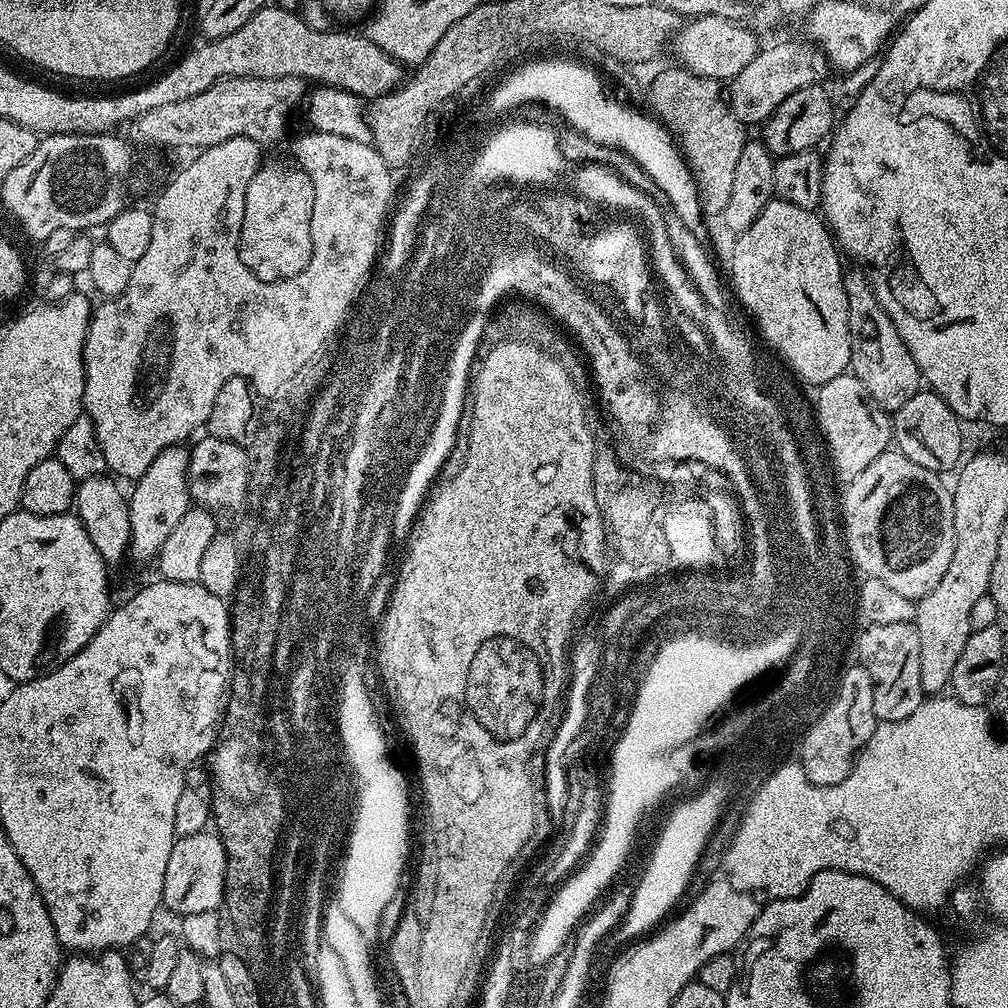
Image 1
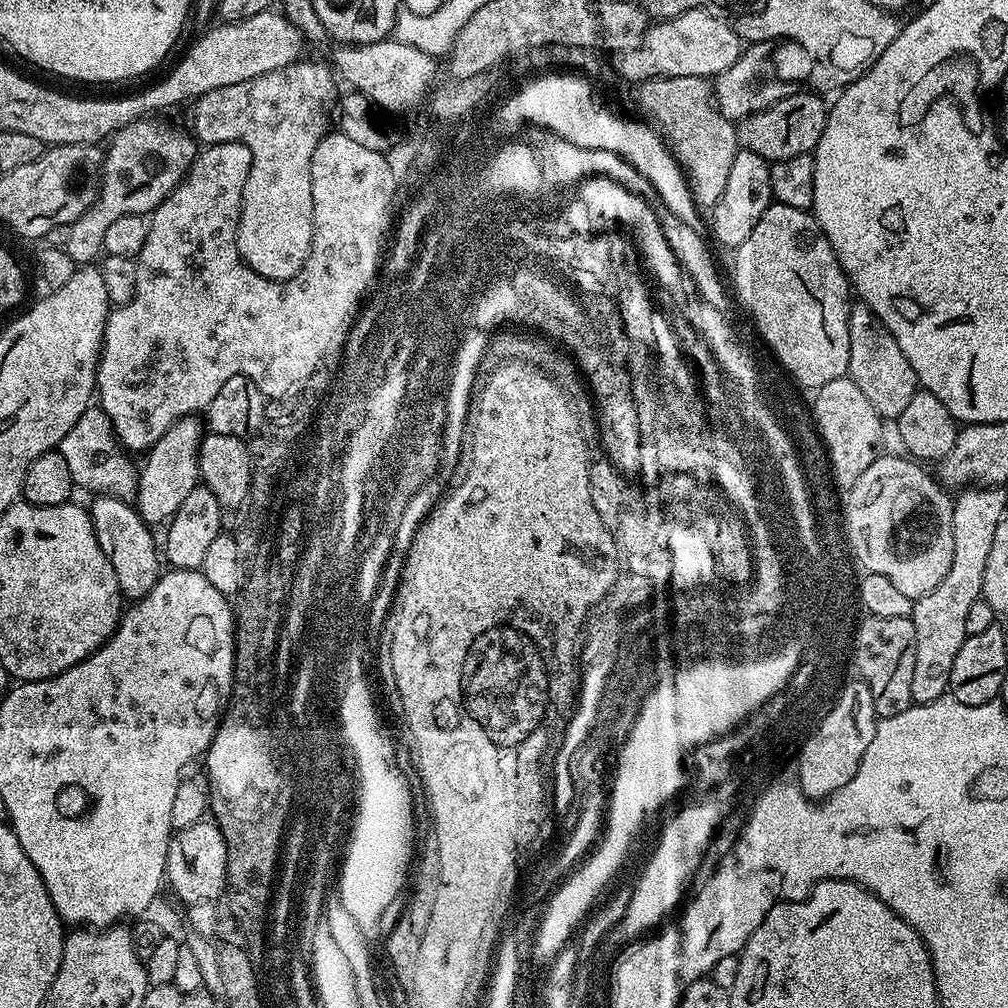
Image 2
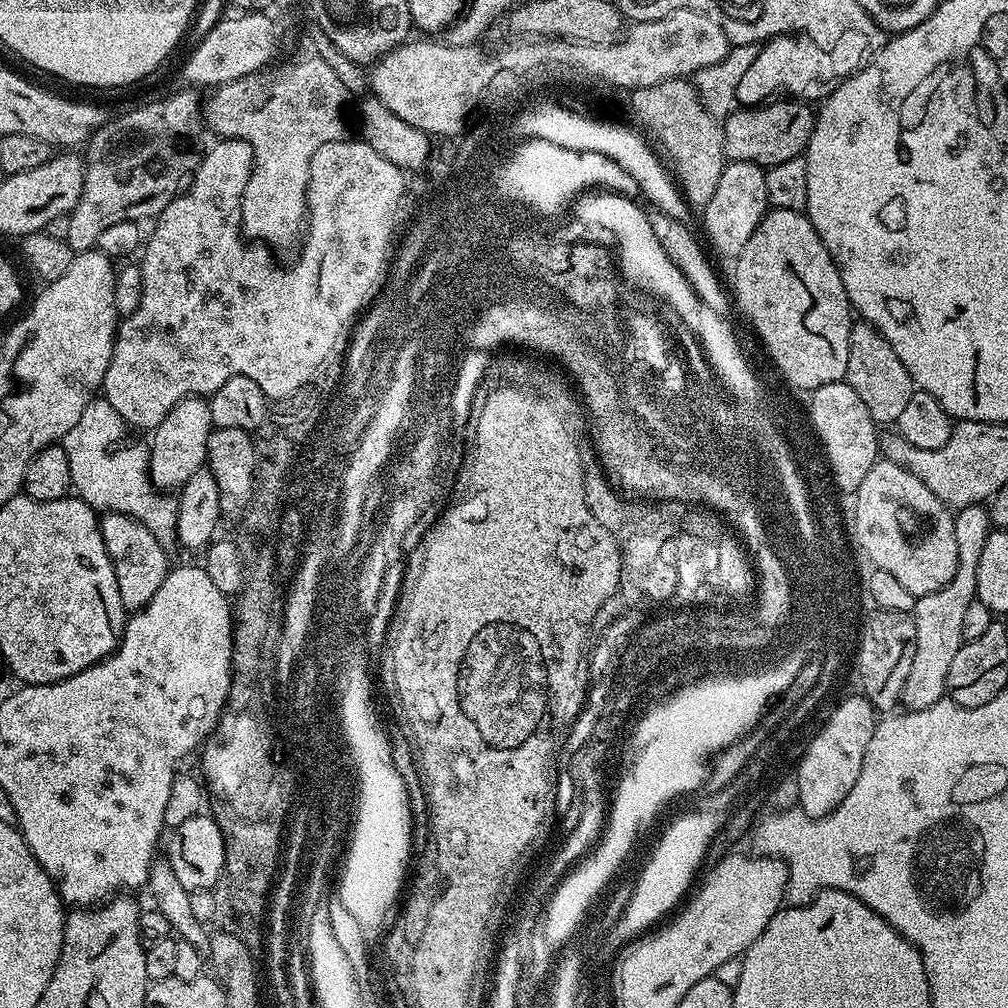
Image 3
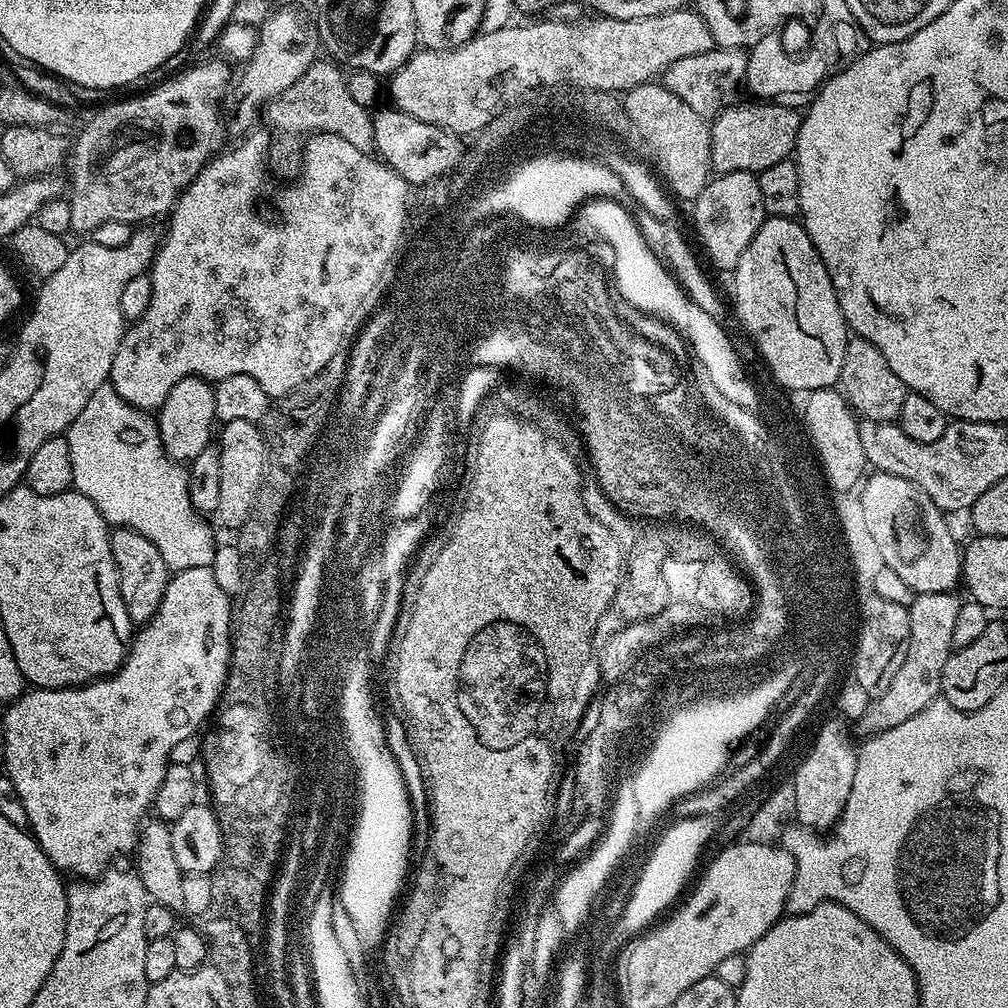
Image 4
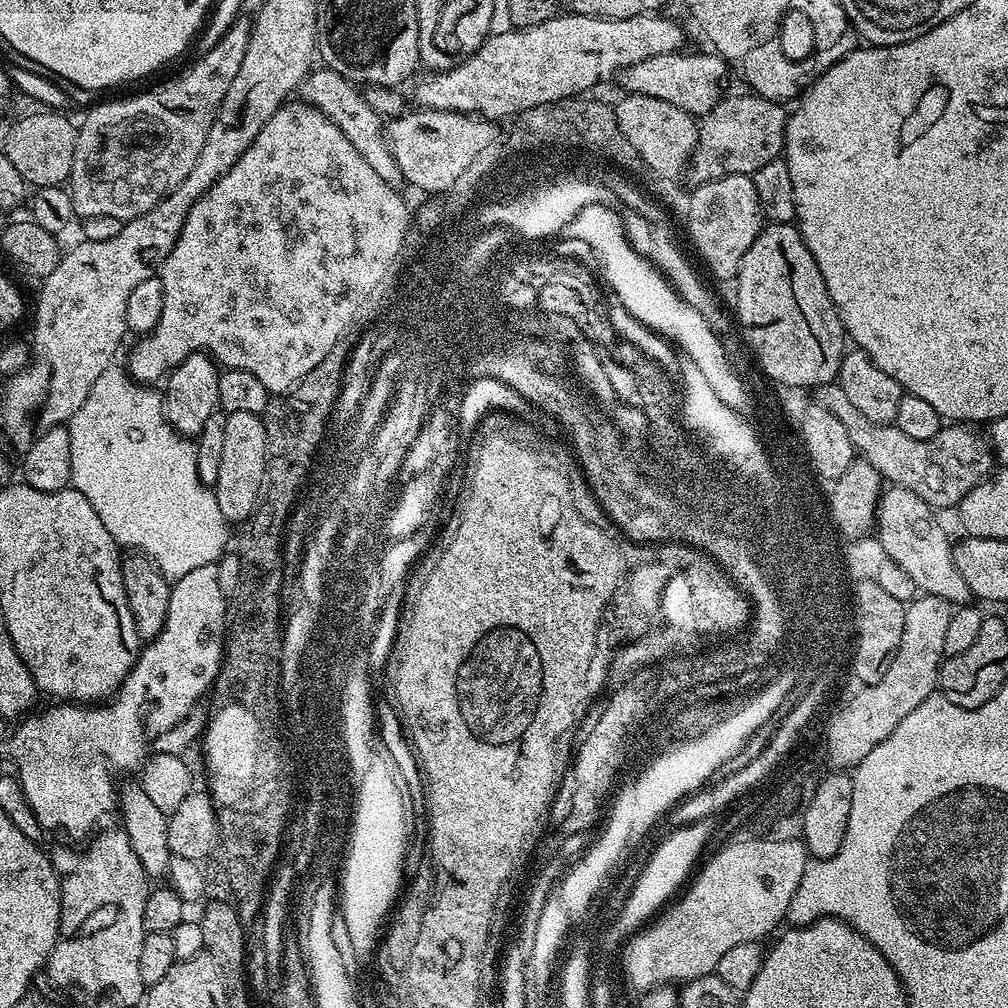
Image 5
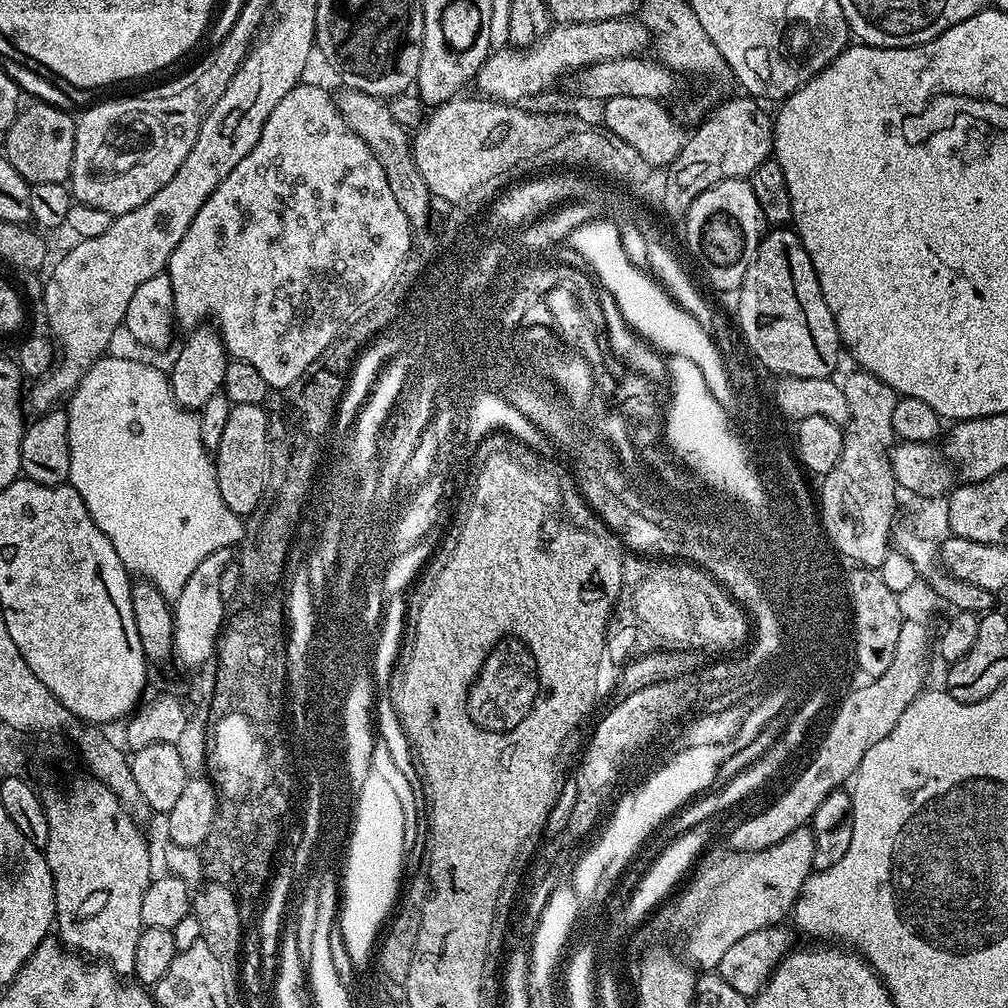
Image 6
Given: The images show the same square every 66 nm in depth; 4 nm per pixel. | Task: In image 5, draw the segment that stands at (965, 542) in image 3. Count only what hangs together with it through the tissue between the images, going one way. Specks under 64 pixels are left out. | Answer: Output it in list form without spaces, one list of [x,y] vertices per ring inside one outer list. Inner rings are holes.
[[[923,594],[917,595],[916,599],[907,605],[906,626],[899,645],[900,656],[896,658],[896,664],[892,664],[891,671],[888,672],[894,676],[884,678],[879,688],[864,692],[864,698],[856,699],[848,711],[834,718],[831,725],[831,753],[832,759],[836,759],[836,770],[848,770],[849,761],[859,764],[862,758],[866,758],[866,754],[870,754],[870,750],[874,750],[874,746],[878,746],[878,742],[894,734],[898,722],[902,722],[902,718],[906,718],[910,710],[918,710],[918,706],[922,706],[922,702],[926,702],[926,698],[937,691],[940,683],[940,666],[946,659],[944,655],[946,630],[953,611],[953,605],[946,603],[942,598]]]

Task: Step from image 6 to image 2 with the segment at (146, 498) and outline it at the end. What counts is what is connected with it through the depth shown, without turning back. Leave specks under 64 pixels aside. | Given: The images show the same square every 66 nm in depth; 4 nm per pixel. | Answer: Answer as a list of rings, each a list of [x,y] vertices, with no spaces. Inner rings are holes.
[[[89,406],[82,414],[82,418],[74,422],[70,434],[62,438],[58,451],[62,454],[62,458],[66,458],[66,466],[70,466],[70,478],[77,489],[85,488],[86,491],[92,492],[91,494],[116,496],[119,500],[126,501],[131,501],[135,497],[138,479],[137,465],[134,466],[128,461],[129,453],[120,447],[112,430],[112,423],[108,421],[108,415],[98,406]]]

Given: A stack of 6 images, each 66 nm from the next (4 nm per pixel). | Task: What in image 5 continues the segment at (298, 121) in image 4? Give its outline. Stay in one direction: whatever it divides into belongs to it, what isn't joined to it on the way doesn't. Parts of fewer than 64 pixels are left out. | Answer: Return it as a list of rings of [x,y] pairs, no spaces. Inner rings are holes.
[[[327,66],[318,68],[309,71],[304,83],[298,89],[299,95],[304,95],[301,97],[307,103],[311,104],[313,108],[317,108],[322,114],[326,114],[326,118],[330,118],[330,122],[334,122],[334,126],[338,126],[338,130],[342,130],[342,134],[346,134],[346,138],[350,138],[354,150],[358,150],[362,154],[362,158],[366,158],[366,162],[370,162],[374,174],[378,174],[378,178],[382,178],[382,182],[393,186],[399,185],[402,177],[398,162],[388,145],[385,121],[376,113],[374,106],[370,106],[370,102],[366,102],[363,91],[352,81]]]

